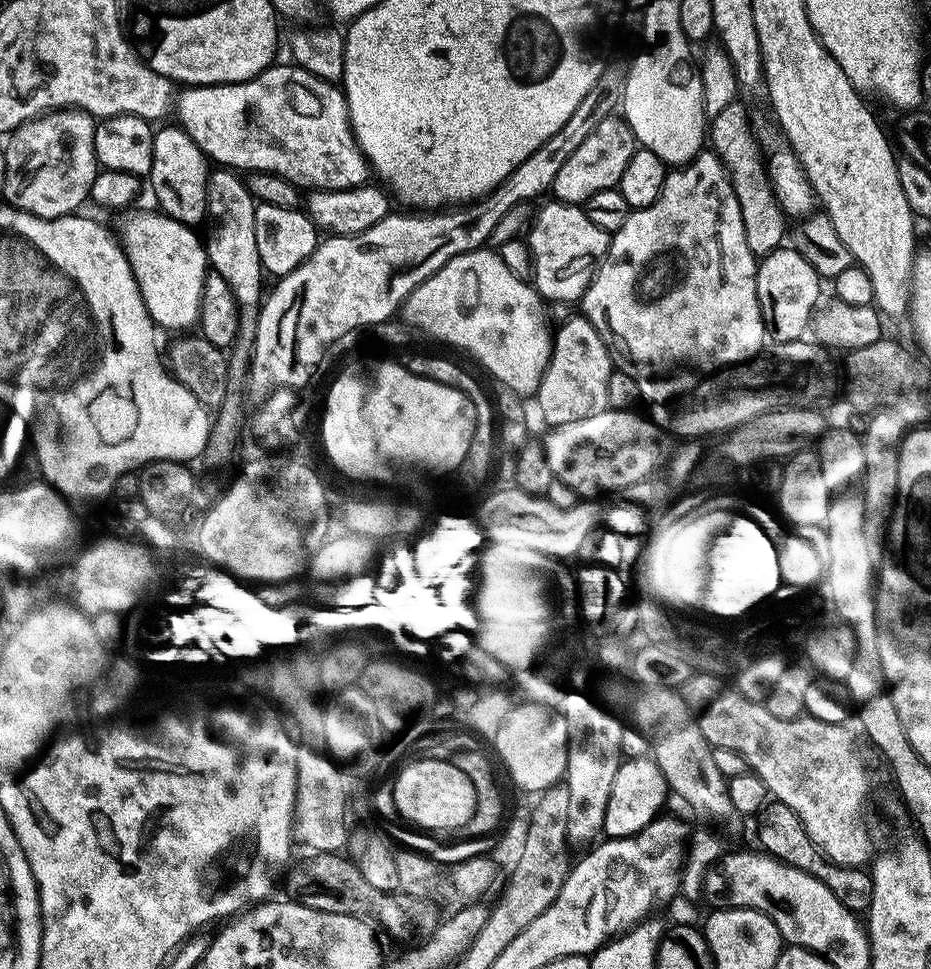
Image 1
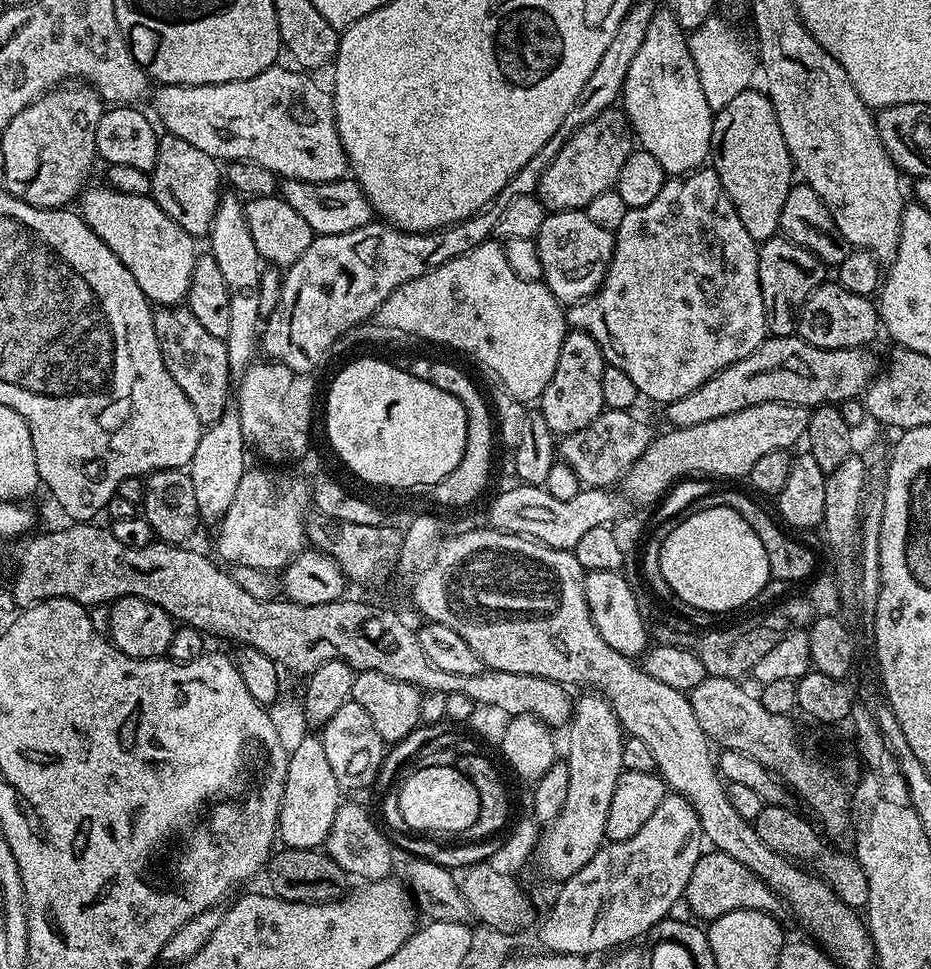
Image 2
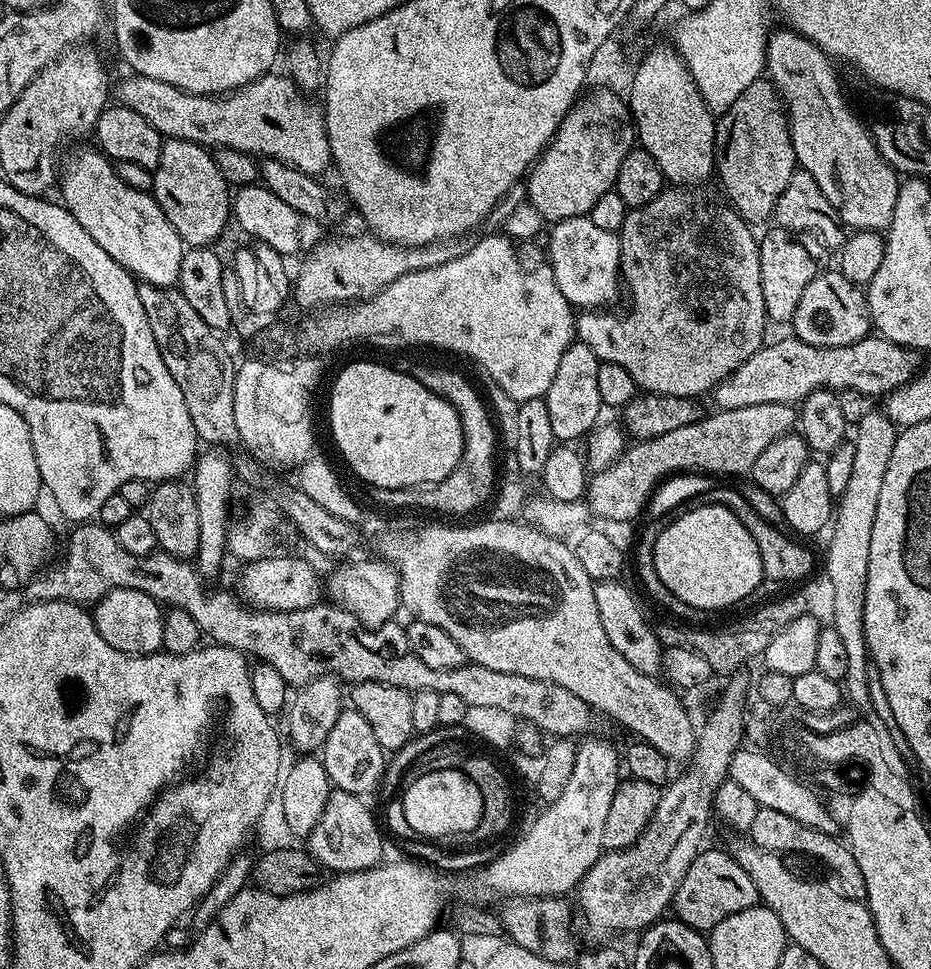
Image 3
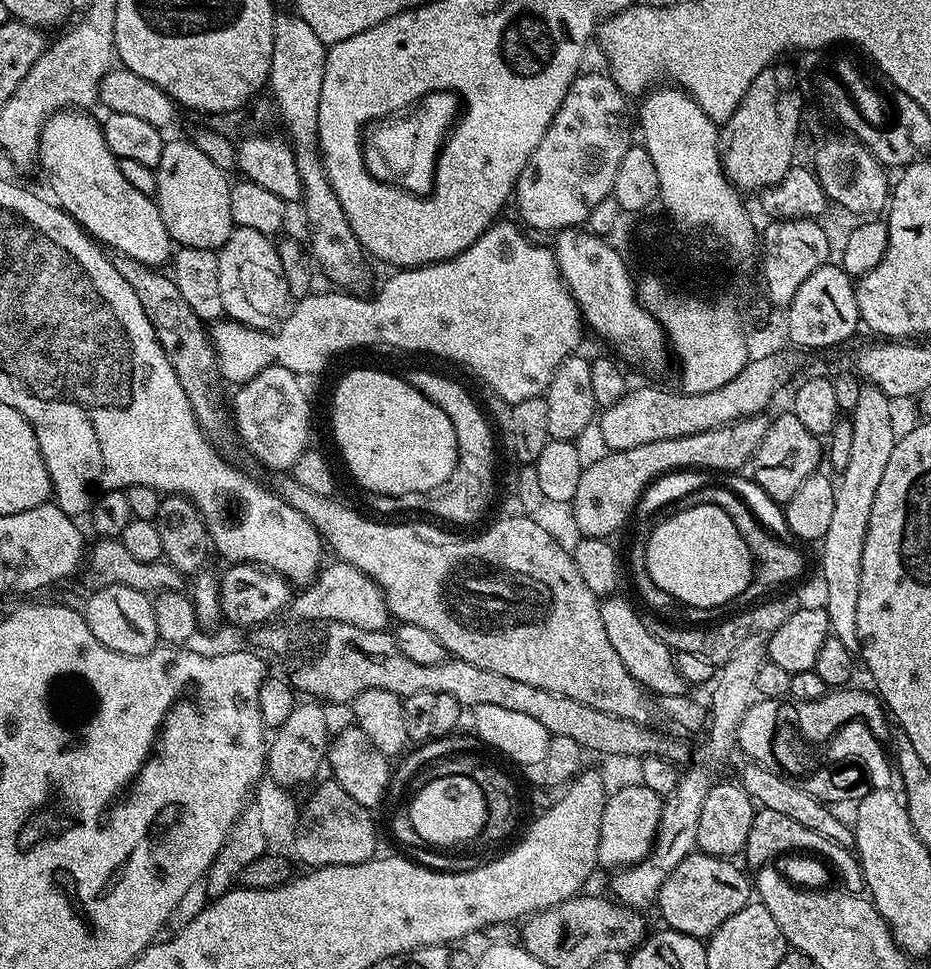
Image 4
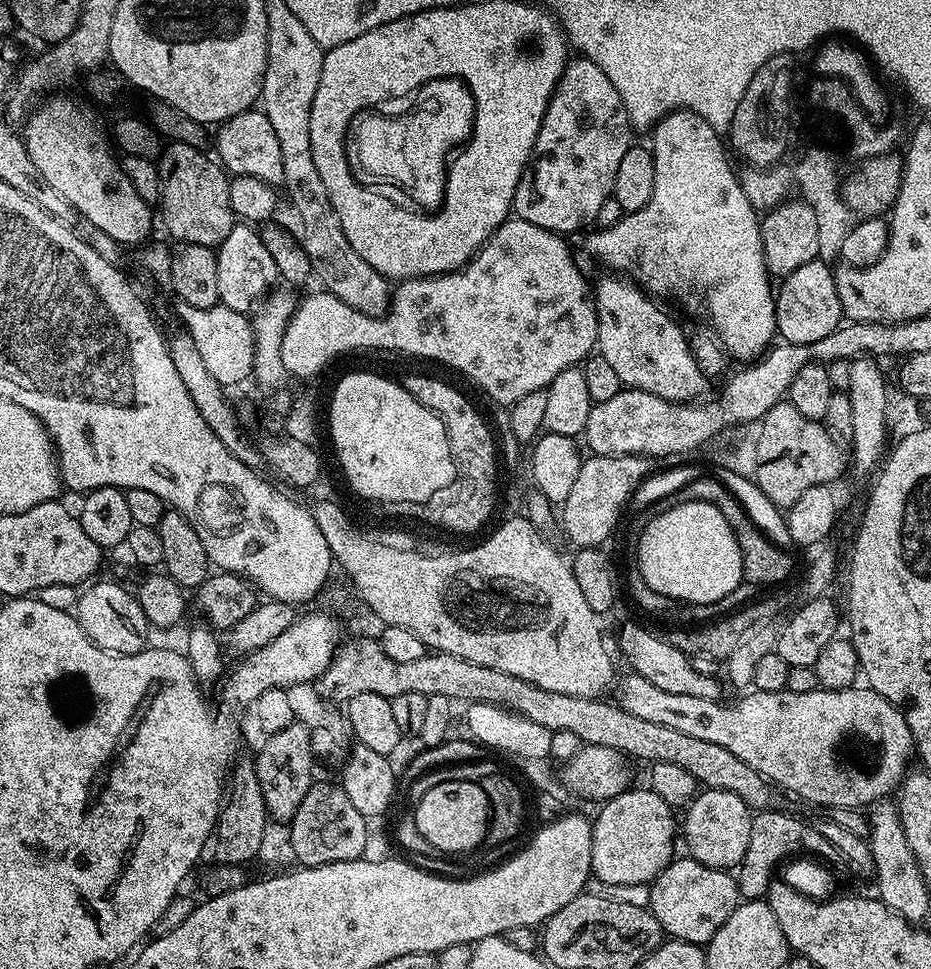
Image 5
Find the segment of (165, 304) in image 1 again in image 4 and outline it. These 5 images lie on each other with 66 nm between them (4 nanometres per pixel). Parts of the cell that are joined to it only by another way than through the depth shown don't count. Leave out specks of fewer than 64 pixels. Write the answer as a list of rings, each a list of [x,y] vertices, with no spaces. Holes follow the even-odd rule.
[[[84,110],[56,112],[43,125],[38,164],[44,167],[52,183],[51,195],[105,249],[130,254],[130,258],[148,265],[167,265],[174,252],[174,242],[166,230],[166,222],[162,222],[155,199],[126,182],[120,161],[110,146],[106,146],[101,121],[88,115],[92,114]]]

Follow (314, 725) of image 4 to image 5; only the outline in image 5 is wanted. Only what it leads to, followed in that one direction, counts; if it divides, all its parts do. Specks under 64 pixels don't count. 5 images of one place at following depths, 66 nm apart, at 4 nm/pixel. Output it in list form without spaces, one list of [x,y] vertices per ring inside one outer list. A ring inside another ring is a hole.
[[[293,722],[286,730],[278,730],[263,741],[260,753],[255,753],[258,782],[262,782],[262,798],[266,798],[271,819],[276,822],[291,821],[299,804],[314,783],[311,731],[301,722]]]

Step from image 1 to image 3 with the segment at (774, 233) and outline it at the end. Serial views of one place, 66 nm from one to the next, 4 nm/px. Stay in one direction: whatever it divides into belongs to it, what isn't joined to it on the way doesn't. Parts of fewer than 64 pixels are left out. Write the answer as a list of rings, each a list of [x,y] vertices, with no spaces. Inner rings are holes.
[[[767,78],[750,82],[750,86],[746,86],[746,90],[738,94],[734,106],[730,106],[730,110],[719,113],[716,120],[714,172],[717,177],[720,175],[720,184],[728,195],[727,203],[735,208],[749,225],[757,226],[756,224],[762,223],[763,220],[771,221],[774,206],[778,198],[782,198],[782,190],[786,190],[786,185],[797,170],[796,155],[788,129],[788,113],[784,101],[780,99],[780,93]]]

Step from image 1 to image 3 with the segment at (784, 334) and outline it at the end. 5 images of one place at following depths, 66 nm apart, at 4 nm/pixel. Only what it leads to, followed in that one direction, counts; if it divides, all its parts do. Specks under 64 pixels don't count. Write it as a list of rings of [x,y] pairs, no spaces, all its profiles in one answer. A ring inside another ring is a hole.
[[[775,226],[769,228],[769,232],[758,240],[764,314],[771,323],[773,320],[776,324],[788,326],[794,318],[794,310],[798,310],[798,298],[802,298],[802,290],[814,282],[817,274],[825,271],[824,259],[830,252],[819,236],[809,236],[806,232],[787,232]]]

